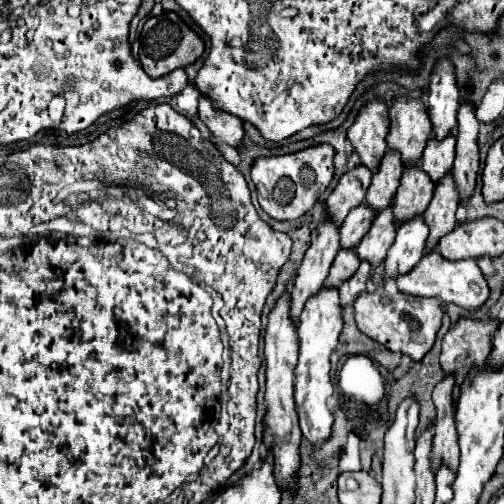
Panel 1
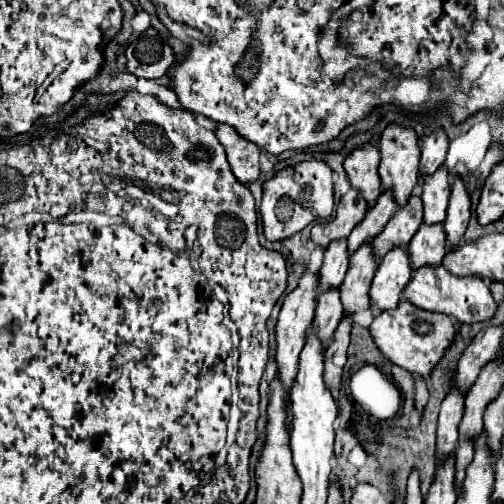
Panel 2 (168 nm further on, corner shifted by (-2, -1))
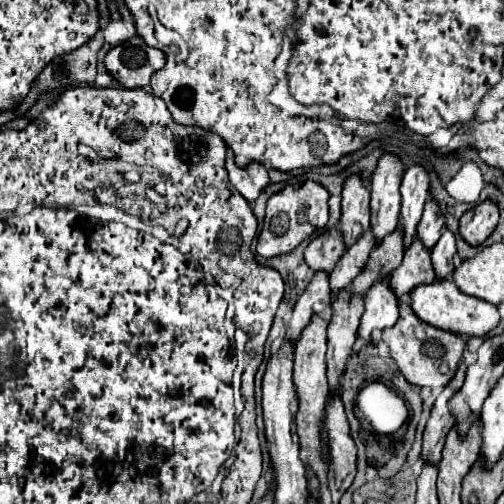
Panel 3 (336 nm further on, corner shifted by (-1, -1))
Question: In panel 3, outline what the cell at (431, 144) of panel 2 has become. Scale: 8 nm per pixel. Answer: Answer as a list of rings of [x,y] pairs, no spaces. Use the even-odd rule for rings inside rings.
[[[411,166],[401,180],[401,214],[399,228],[403,230],[403,248],[407,250],[415,238],[415,228],[423,214],[423,204],[429,196],[429,176],[421,166]]]

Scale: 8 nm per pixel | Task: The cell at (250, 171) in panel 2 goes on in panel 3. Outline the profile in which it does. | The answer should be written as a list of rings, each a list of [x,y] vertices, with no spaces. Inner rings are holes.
[[[227,158],[227,172],[233,188],[247,202],[253,202],[261,194],[261,190],[269,184],[269,174],[261,164],[247,166],[247,170],[237,170],[237,166],[233,166],[233,158]]]

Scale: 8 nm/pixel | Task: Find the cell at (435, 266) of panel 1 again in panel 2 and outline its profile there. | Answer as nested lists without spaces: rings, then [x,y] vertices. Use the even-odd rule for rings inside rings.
[[[422,266],[422,268],[414,270],[410,282],[404,288],[404,298],[410,300],[414,306],[420,306],[422,310],[448,314],[462,324],[490,320],[496,312],[496,302],[494,302],[488,282],[484,278],[478,278],[478,276],[476,278],[474,276],[458,278],[442,266]]]

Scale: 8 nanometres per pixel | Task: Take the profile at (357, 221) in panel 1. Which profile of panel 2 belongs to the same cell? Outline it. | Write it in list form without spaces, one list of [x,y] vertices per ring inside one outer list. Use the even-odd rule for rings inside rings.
[[[334,240],[326,248],[324,264],[320,270],[320,292],[330,286],[340,286],[342,278],[348,270],[348,240]]]

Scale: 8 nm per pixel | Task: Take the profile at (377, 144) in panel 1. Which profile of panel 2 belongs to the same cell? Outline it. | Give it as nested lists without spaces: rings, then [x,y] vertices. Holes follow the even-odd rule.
[[[366,142],[344,160],[344,168],[350,178],[350,184],[362,192],[368,206],[374,206],[380,194],[378,158],[380,154],[376,142]]]

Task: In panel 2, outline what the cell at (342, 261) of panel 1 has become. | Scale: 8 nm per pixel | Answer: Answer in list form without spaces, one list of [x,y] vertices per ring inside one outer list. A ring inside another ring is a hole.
[[[330,288],[318,296],[314,326],[322,334],[322,342],[330,344],[330,334],[334,326],[338,326],[338,318],[342,318],[342,302],[340,302],[340,288]]]

